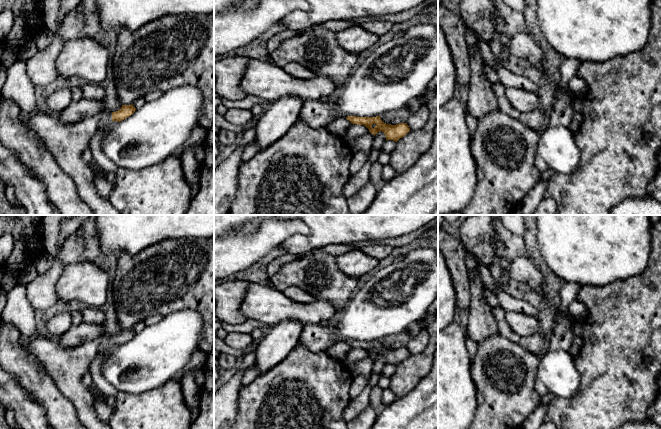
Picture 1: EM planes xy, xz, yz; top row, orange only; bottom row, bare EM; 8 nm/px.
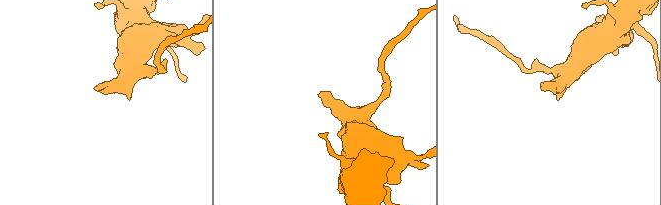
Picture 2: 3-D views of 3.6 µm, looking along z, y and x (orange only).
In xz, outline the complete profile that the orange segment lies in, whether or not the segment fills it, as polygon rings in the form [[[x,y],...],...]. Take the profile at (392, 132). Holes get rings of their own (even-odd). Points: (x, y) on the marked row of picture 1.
[[[348,116],[346,117],[346,119],[349,120],[352,124],[364,125],[374,136],[378,132],[382,131],[385,134],[386,140],[393,140],[395,142],[397,142],[400,138],[404,137],[410,131],[407,123],[388,125],[381,120],[380,116],[370,118]]]

